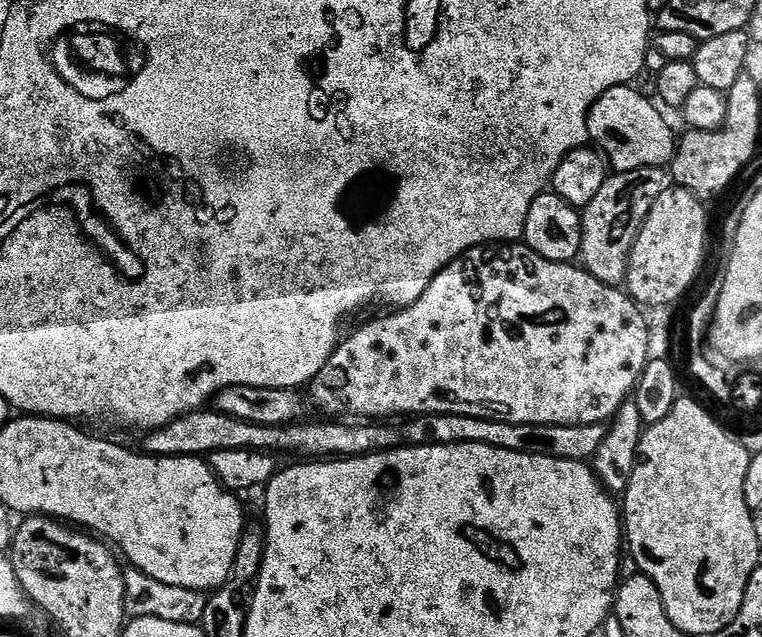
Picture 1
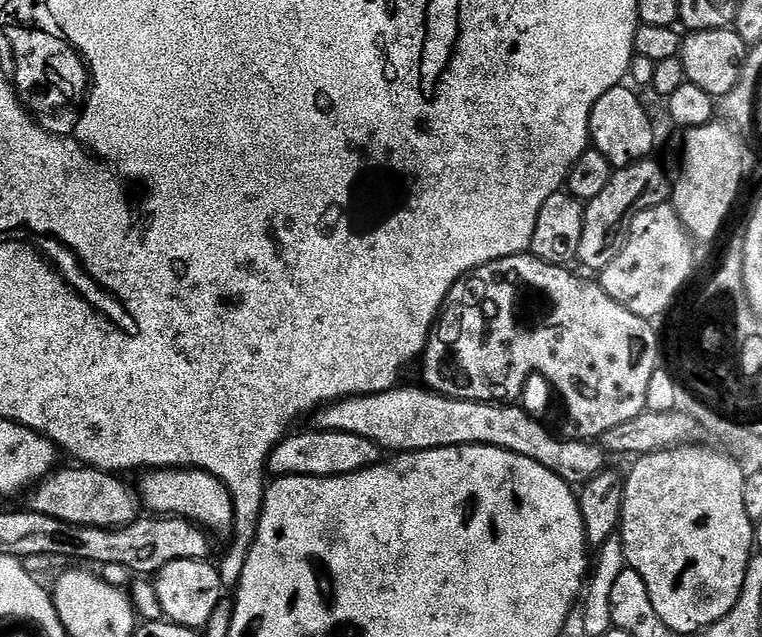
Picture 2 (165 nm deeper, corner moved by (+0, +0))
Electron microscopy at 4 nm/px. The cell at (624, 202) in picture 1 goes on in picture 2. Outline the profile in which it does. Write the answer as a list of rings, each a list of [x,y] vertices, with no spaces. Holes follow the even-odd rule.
[[[656,158],[639,160],[637,164],[629,164],[626,168],[616,168],[606,188],[593,200],[587,201],[582,242],[578,246],[579,263],[584,263],[588,268],[596,268],[595,270],[610,266],[610,262],[614,262],[616,257],[616,247],[621,243],[632,219],[642,210],[653,208],[655,204],[669,203],[672,185],[673,181],[670,176],[668,180],[663,166]]]

